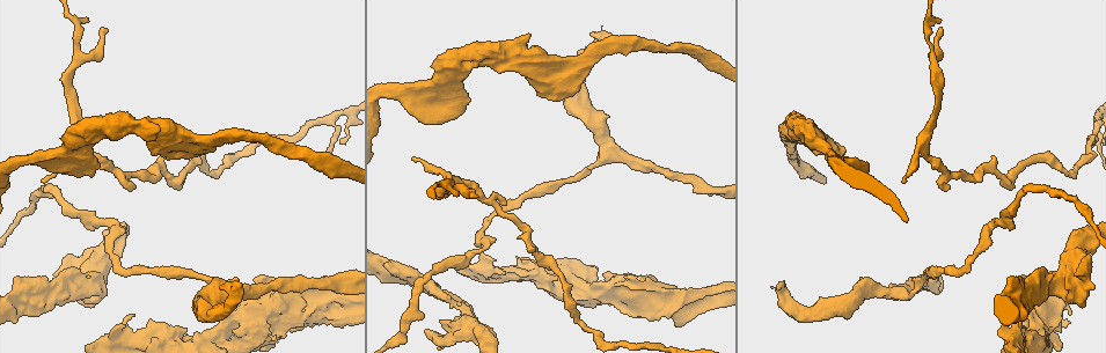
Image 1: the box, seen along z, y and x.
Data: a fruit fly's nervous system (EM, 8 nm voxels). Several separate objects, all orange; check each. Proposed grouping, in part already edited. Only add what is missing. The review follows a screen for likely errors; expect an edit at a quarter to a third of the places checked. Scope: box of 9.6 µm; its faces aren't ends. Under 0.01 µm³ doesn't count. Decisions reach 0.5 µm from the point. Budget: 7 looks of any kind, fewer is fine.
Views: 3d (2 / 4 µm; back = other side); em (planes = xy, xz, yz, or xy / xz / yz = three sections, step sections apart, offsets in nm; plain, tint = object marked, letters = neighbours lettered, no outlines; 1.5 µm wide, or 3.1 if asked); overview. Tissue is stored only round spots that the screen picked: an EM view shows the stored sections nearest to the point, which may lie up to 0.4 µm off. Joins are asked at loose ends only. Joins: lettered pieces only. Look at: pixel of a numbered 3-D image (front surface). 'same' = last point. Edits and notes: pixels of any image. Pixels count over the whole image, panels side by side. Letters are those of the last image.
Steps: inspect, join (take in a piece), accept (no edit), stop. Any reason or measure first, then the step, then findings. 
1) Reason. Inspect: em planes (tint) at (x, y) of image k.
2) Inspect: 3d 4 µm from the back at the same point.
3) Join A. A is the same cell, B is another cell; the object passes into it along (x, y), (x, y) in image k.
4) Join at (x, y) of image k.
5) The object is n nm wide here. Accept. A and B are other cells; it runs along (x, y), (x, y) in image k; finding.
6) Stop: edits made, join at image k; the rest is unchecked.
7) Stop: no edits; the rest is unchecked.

Branch stops here. Inspect: em planes (plain) at (593, 32) of image 1.

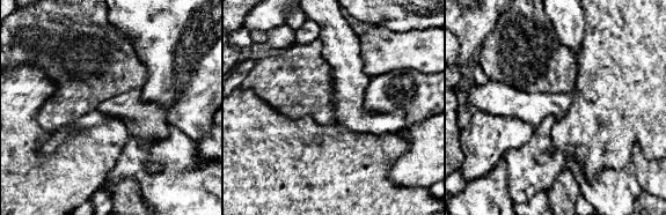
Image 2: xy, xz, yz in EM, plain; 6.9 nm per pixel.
What lies round it. Inspect: em planes (letters) at the same point.

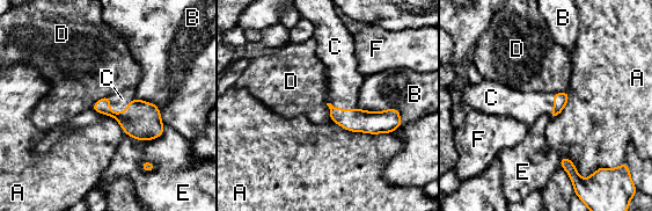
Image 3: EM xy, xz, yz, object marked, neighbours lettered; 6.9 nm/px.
The longest contact is with A, 420 nm. Join at (122, 99) of image 3. C is the same cell, A, B, D, E and F are other cells; the object passes into it along (141, 119), (123, 113), (122, 99) in image 3; it goes on there.

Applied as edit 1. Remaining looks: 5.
Free end. Inspect: 3d 4 µm at (531, 34) of image 1.

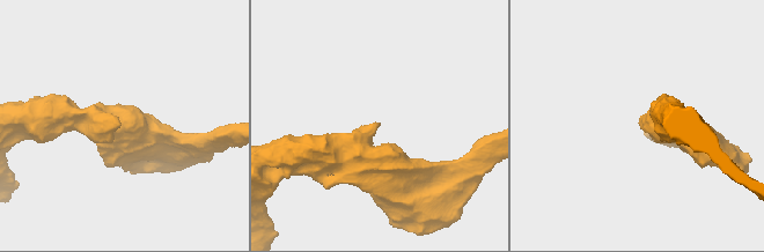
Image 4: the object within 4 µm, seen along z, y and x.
Inspect: em planes (letters) at (119, 122) of image 4.

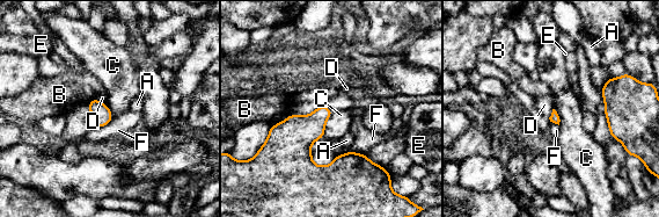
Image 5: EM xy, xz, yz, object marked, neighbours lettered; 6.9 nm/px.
The longest contact is with C, 200 nm. Accept. A, B, C, D, E and F are other cells; a border runs along (334, 110), (326, 123), (323, 136) in image 5; none of them fits.

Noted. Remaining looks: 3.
Stop: edits made, join at image 3; the rest is unchecked.

